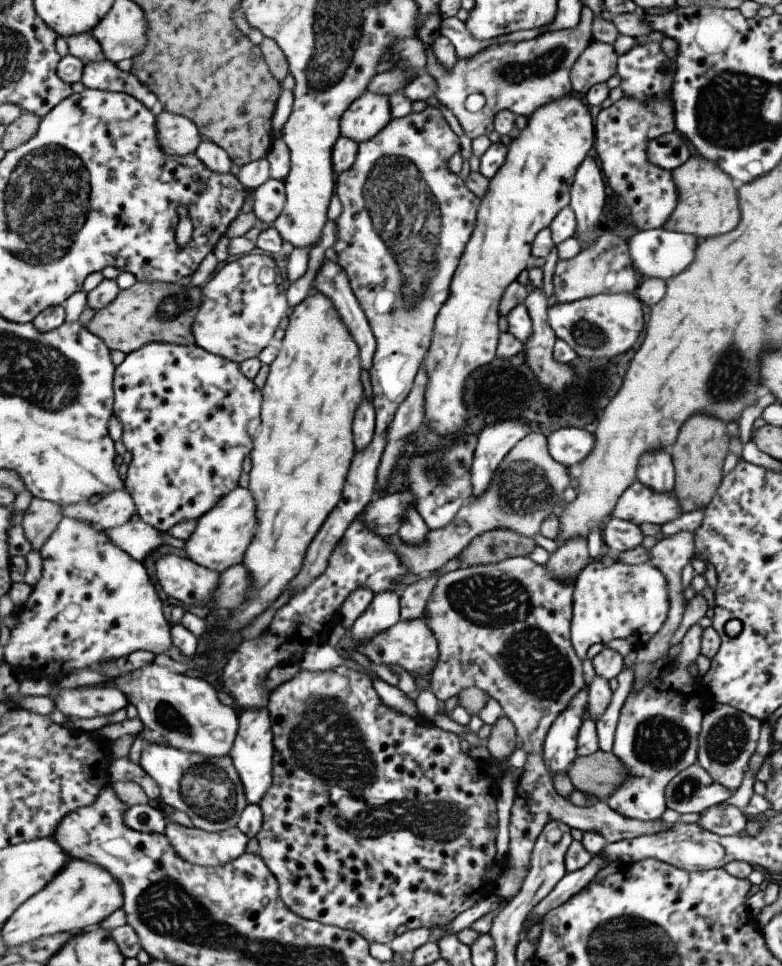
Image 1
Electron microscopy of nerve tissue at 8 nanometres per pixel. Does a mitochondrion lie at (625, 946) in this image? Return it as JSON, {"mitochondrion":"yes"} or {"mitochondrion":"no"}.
{"mitochondrion":"yes"}

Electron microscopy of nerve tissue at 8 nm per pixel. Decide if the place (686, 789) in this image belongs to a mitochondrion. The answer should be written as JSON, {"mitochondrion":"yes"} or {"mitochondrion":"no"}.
{"mitochondrion":"yes"}

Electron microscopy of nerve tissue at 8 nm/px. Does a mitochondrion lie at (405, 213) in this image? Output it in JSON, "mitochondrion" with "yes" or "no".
{"mitochondrion":"yes"}

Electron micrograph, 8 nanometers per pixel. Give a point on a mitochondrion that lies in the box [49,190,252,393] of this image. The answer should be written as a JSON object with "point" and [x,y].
{"point":[176,304]}

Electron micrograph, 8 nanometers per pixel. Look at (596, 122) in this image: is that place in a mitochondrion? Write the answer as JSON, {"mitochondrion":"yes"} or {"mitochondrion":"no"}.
{"mitochondrion":"no"}

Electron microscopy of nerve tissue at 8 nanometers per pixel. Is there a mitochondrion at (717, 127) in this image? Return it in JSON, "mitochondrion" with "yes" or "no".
{"mitochondrion":"yes"}

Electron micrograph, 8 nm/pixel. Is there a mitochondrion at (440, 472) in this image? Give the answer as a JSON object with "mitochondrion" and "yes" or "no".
{"mitochondrion":"yes"}

